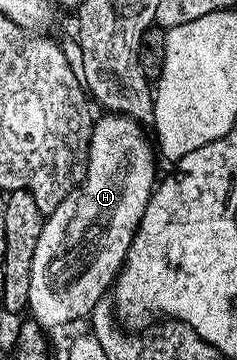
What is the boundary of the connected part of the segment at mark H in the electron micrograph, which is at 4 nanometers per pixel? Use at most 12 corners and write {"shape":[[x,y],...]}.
{"shape":[[107,111],[46,214],[27,309],[90,317],[157,184],[144,126]]}

